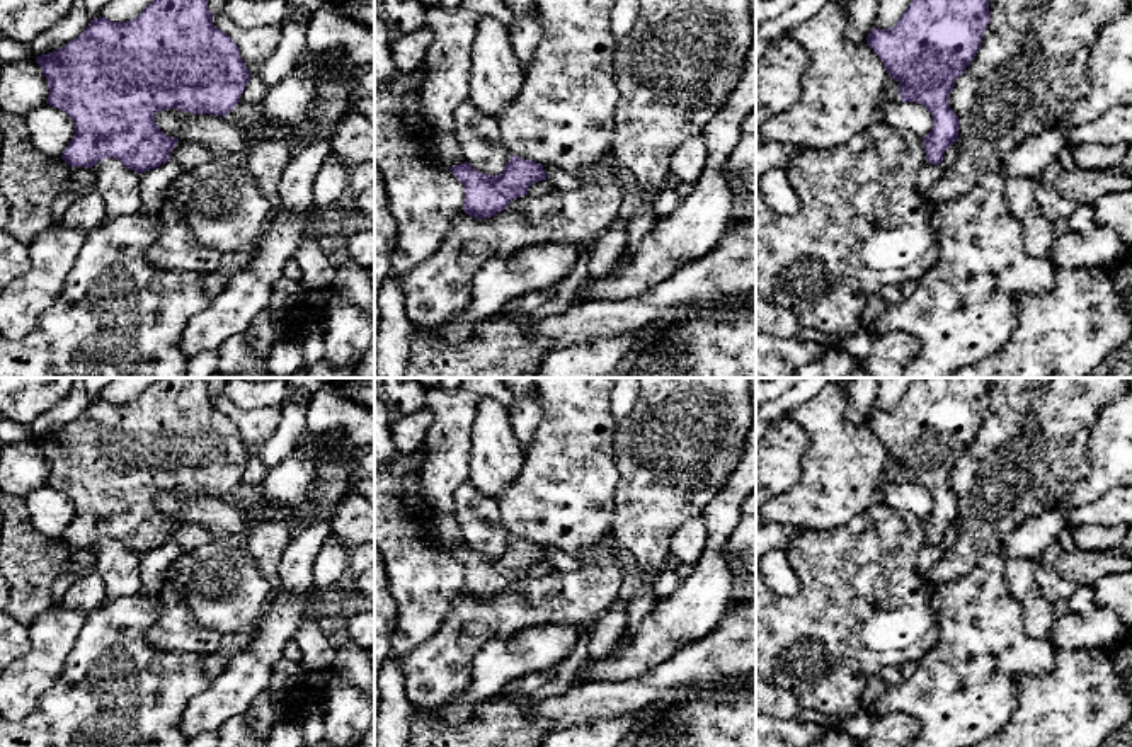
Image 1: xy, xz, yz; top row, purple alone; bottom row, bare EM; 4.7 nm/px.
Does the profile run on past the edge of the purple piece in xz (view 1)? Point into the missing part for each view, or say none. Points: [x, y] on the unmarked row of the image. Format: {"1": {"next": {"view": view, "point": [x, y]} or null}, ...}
{"1": {"next": null}}

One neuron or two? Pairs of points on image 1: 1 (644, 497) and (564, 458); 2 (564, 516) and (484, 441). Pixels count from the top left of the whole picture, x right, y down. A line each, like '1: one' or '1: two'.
1: two
2: two

